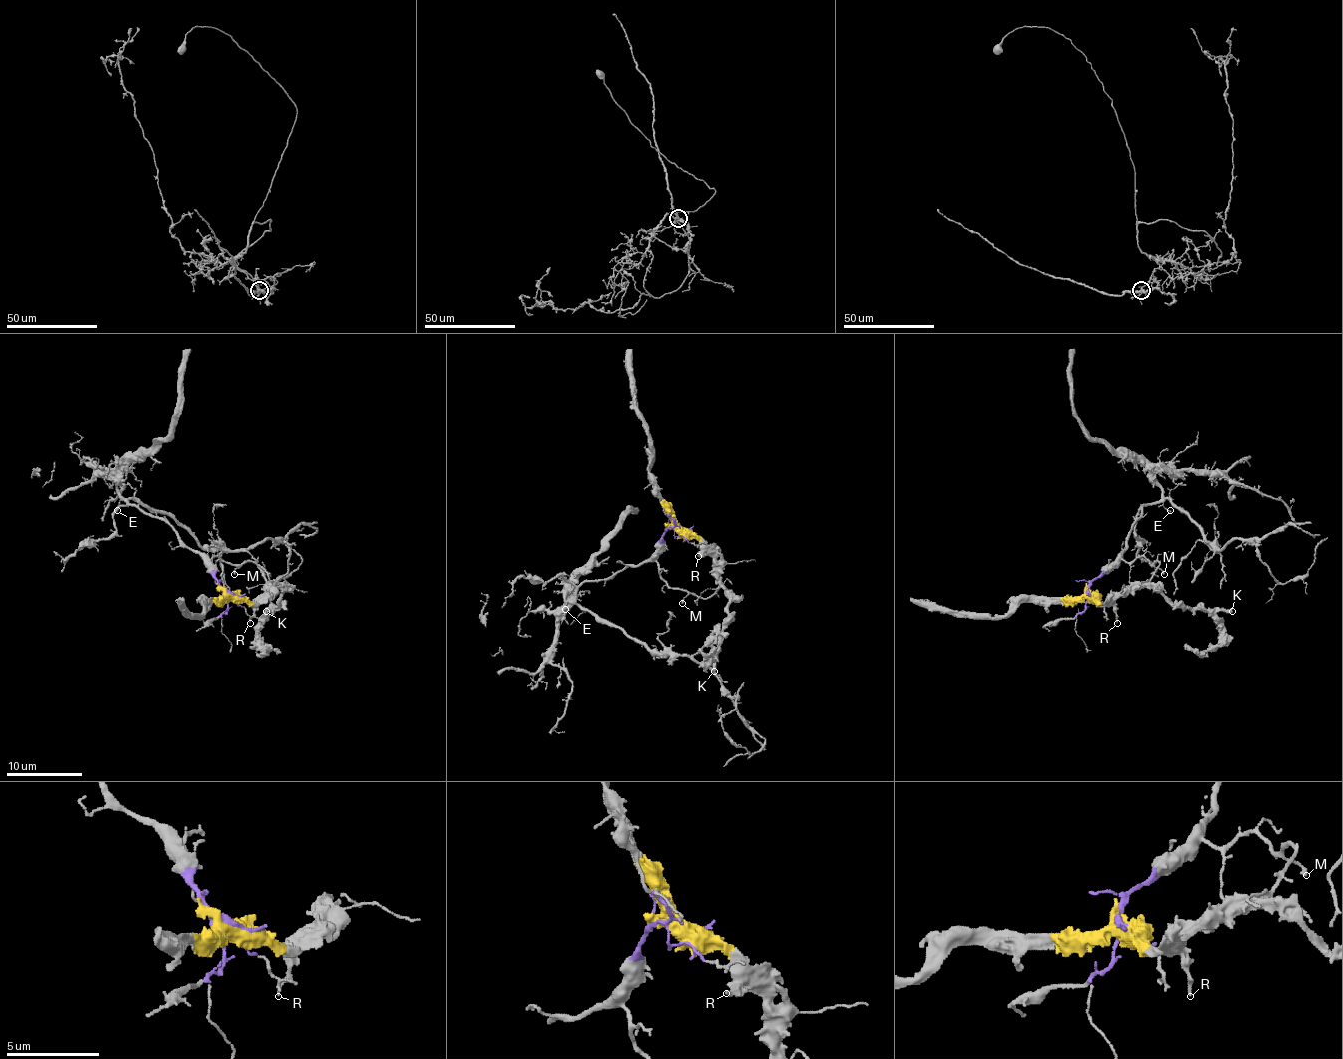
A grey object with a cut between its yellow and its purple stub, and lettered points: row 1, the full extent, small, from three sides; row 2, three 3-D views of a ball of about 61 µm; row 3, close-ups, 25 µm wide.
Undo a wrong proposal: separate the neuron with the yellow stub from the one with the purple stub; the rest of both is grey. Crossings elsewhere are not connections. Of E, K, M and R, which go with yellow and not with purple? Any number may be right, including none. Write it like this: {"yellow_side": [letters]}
{"yellow_side": ["K", "R"]}

